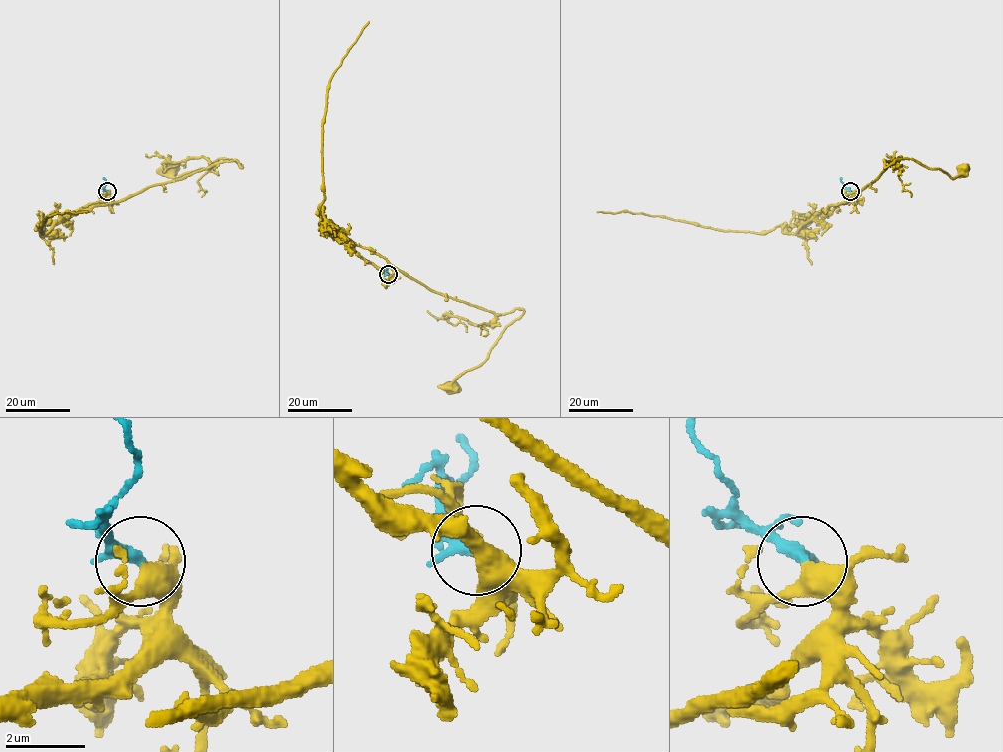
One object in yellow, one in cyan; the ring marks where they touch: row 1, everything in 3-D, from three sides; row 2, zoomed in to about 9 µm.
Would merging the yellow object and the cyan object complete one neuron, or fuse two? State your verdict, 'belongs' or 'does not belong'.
belongs

